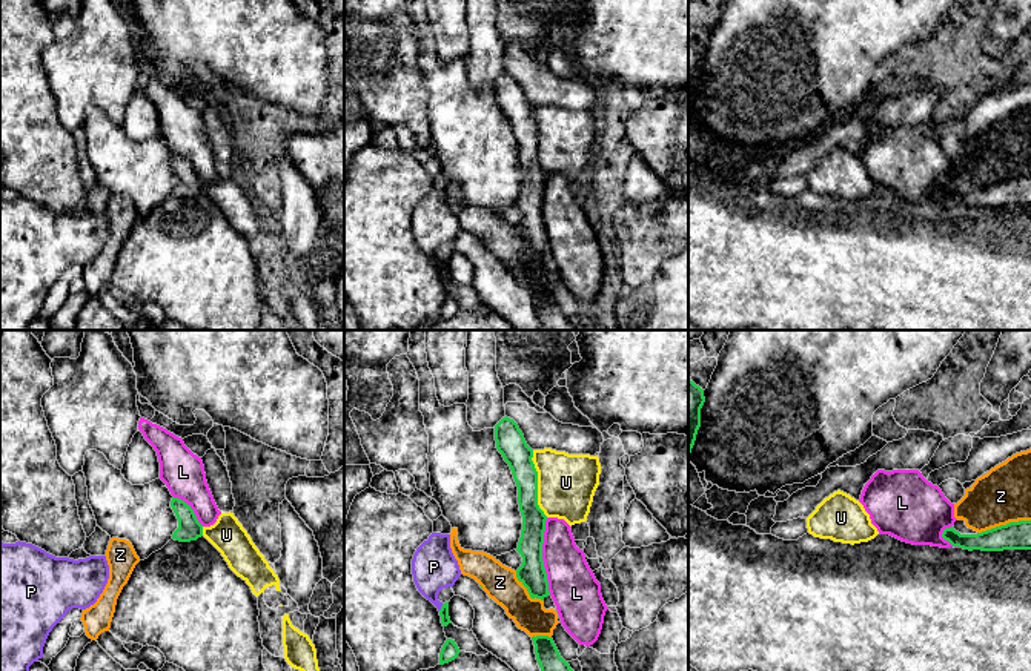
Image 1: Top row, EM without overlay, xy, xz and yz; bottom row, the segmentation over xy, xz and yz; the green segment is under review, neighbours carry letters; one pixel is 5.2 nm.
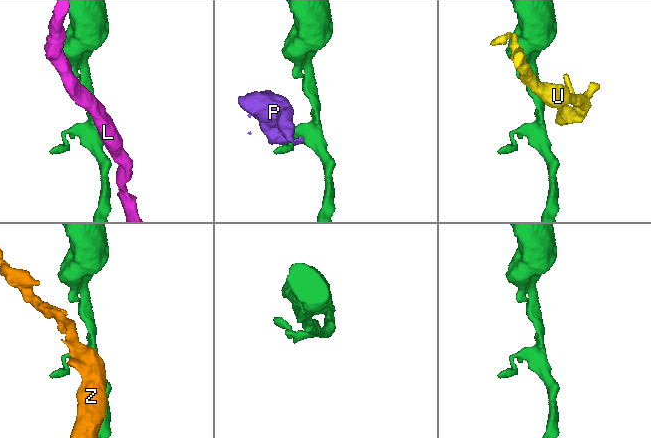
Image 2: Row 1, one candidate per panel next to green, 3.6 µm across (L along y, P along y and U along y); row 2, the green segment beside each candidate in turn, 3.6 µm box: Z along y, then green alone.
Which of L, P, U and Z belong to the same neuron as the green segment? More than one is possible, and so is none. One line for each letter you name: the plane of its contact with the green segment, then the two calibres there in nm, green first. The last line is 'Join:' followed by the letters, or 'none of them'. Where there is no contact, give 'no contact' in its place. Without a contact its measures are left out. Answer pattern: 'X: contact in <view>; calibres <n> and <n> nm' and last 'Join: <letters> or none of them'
Join: none of them

